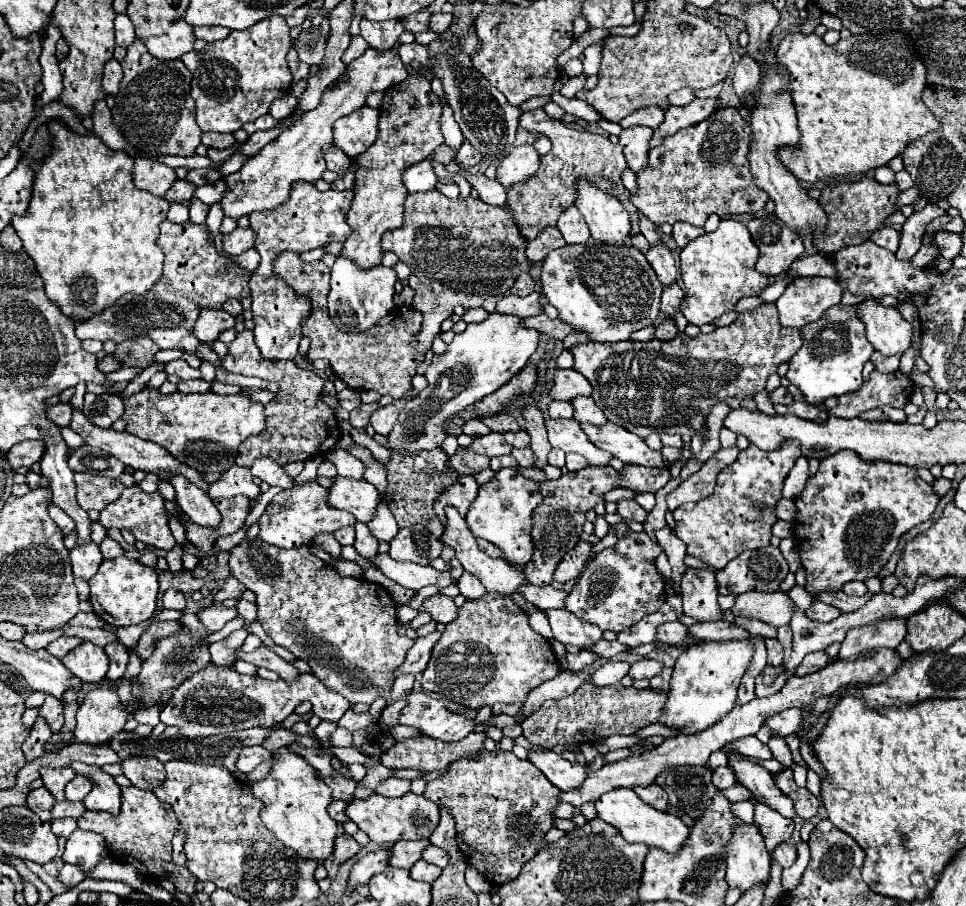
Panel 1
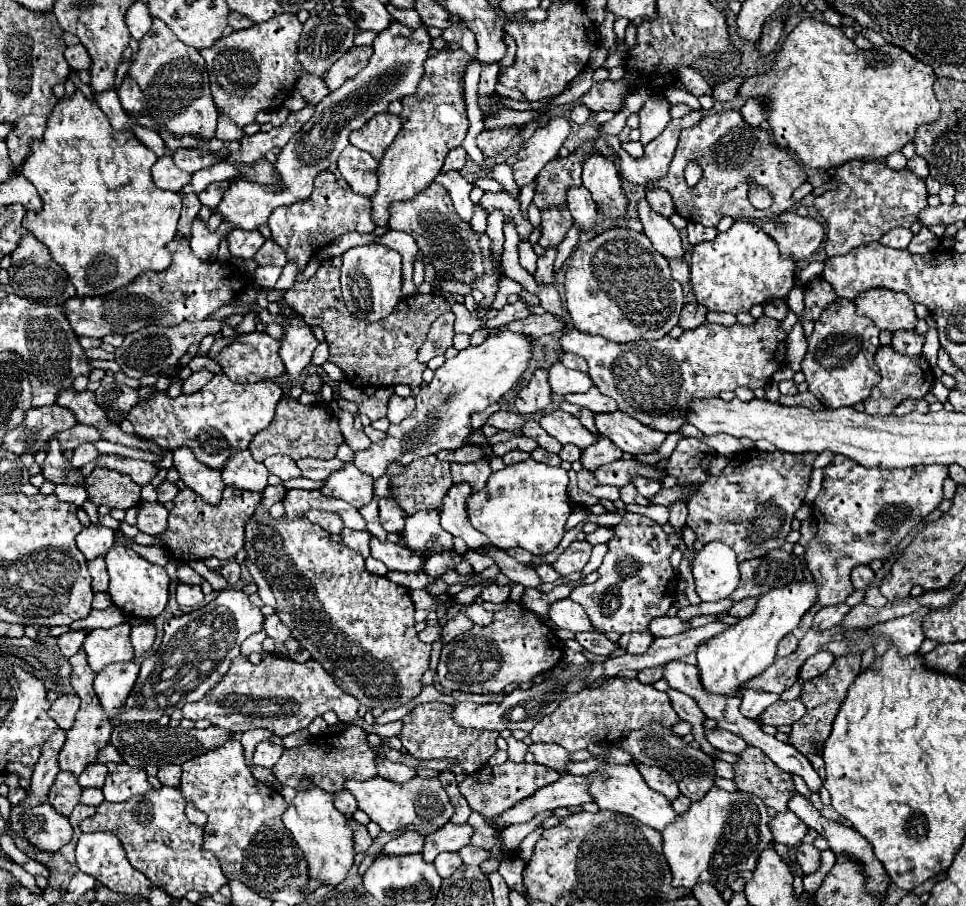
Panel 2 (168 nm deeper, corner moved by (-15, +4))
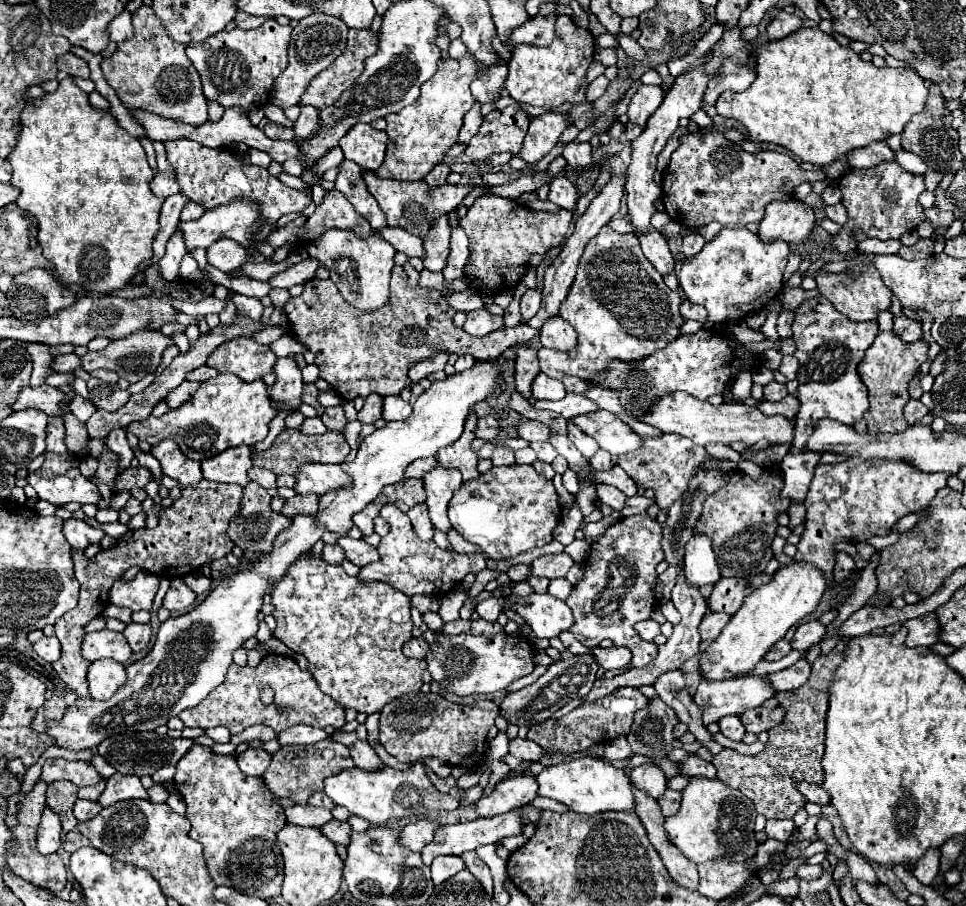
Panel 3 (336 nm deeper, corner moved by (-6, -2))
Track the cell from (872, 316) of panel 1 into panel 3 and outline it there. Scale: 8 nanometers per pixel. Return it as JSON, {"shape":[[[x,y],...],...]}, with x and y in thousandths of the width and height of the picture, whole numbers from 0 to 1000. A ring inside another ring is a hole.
{"shape":[[[902,295],[885,310],[873,301],[850,301],[850,299],[844,301],[844,308],[846,308],[846,319],[850,321],[850,326],[856,328],[864,337],[864,341],[881,354],[906,354],[912,343],[920,343],[922,339],[924,323],[914,315],[910,301],[904,299]]]}

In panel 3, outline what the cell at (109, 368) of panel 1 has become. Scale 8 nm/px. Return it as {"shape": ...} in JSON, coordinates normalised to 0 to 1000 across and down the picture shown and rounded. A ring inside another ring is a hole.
{"shape":[[[73,390],[73,392],[63,392],[63,394],[59,394],[59,398],[57,398],[57,407],[59,407],[61,412],[78,409],[78,407],[82,407],[82,405],[84,405],[84,394],[78,392],[78,390]]]}

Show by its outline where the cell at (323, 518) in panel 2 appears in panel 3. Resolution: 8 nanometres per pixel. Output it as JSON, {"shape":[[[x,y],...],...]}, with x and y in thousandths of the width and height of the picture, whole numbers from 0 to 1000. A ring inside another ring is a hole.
{"shape":[[[305,546],[303,551],[299,551],[297,555],[295,555],[295,560],[293,560],[293,568],[295,571],[299,571],[299,573],[303,573],[305,568],[326,568],[326,564],[328,564],[328,555],[330,555],[330,551],[328,551],[328,546]]]}

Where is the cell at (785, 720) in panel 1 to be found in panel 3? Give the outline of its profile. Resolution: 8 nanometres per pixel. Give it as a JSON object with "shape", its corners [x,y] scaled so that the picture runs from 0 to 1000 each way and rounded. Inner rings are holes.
{"shape":[[[786,780],[786,783],[777,783],[777,785],[769,787],[767,796],[769,796],[769,800],[771,800],[773,807],[786,811],[788,807],[796,807],[798,802],[806,800],[808,798],[806,794],[811,794],[811,789],[813,787],[811,787],[808,780],[802,780],[798,785],[794,785],[792,780]]]}

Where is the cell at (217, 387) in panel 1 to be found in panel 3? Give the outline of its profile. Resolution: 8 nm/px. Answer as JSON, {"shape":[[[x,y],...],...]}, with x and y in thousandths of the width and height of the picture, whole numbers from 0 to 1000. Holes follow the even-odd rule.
{"shape":[[[208,403],[208,405],[204,405],[202,409],[198,409],[198,412],[194,414],[194,418],[206,421],[206,423],[210,423],[210,421],[214,421],[214,418],[218,418],[218,416],[225,416],[225,409],[218,407],[218,405],[214,405],[214,403]]]}

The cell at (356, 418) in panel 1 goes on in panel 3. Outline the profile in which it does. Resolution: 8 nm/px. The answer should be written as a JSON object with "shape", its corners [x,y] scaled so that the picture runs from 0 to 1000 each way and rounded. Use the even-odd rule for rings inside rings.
{"shape":[[[384,434],[378,440],[376,451],[372,454],[372,465],[374,467],[388,467],[390,462],[394,462],[394,445],[396,445],[396,438],[390,434]]]}

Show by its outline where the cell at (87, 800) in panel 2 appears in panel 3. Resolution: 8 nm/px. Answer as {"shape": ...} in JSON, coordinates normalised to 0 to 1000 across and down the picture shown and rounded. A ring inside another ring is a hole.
{"shape":[[[105,860],[100,866],[96,866],[96,869],[84,869],[84,871],[82,871],[82,882],[100,884],[107,871],[109,871],[109,862],[107,862],[107,860]]]}

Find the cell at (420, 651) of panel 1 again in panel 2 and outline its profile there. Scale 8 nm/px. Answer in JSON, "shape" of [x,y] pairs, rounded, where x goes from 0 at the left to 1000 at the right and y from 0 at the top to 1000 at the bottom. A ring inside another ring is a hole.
{"shape":[[[476,674],[476,677],[474,677],[474,681],[466,683],[466,685],[462,688],[462,692],[458,694],[458,705],[464,710],[464,708],[472,705],[474,701],[484,699],[489,692],[491,692],[491,688],[489,688],[484,681],[480,681],[480,677]]]}

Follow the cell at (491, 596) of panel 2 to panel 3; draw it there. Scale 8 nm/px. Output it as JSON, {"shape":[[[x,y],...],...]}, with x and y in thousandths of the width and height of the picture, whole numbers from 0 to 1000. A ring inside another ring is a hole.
{"shape":[[[504,659],[500,666],[496,666],[492,670],[492,674],[496,677],[496,681],[500,681],[502,685],[514,685],[517,677],[521,674],[521,666],[523,666],[523,659]]]}

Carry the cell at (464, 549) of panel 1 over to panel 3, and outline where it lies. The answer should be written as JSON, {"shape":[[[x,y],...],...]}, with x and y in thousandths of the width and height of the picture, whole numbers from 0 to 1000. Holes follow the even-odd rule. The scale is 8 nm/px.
{"shape":[[[452,513],[448,520],[444,520],[438,526],[438,533],[440,533],[440,544],[442,544],[440,555],[444,562],[448,582],[454,584],[457,588],[467,586],[467,577],[463,573],[463,557],[469,549],[469,542],[479,533],[475,520]]]}

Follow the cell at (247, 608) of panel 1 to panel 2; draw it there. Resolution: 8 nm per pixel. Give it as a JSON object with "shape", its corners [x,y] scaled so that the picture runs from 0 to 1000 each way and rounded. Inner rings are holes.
{"shape":[[[286,677],[280,679],[280,681],[275,681],[273,696],[277,699],[277,703],[282,703],[282,705],[286,708],[286,719],[284,719],[284,721],[288,721],[288,723],[298,723],[298,719],[296,719],[294,712],[292,712],[292,708],[296,708],[296,705],[300,703],[300,696],[288,685],[288,679],[286,679]]]}

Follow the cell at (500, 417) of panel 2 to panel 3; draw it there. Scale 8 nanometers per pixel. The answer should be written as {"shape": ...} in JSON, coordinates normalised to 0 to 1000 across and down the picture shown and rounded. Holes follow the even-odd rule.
{"shape":[[[504,458],[504,460],[498,460],[498,462],[494,465],[492,480],[498,482],[498,485],[502,485],[502,487],[512,487],[514,480],[517,480],[517,476],[519,476],[519,471],[517,471],[514,462],[508,460],[508,458]]]}

